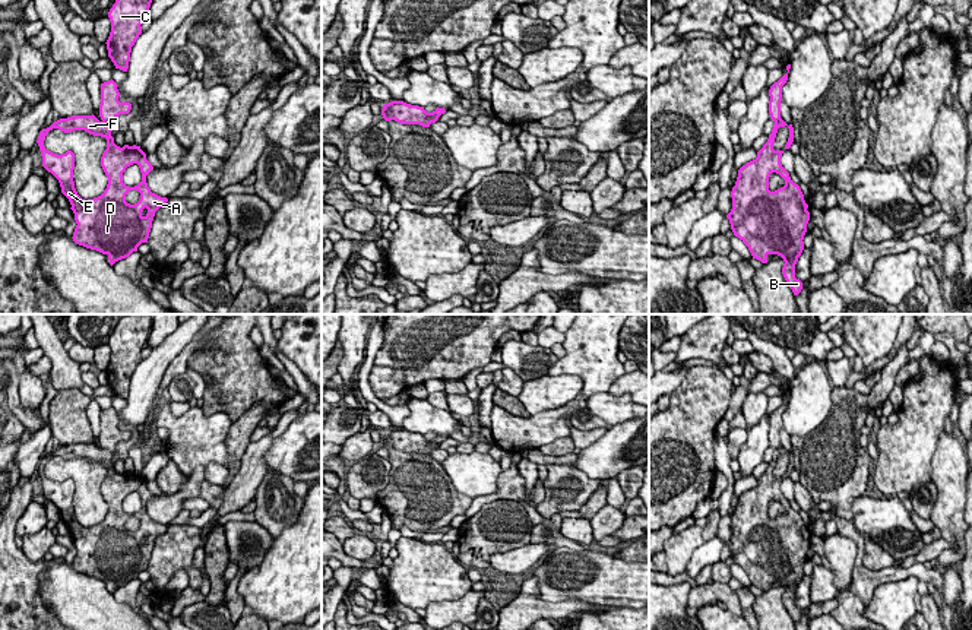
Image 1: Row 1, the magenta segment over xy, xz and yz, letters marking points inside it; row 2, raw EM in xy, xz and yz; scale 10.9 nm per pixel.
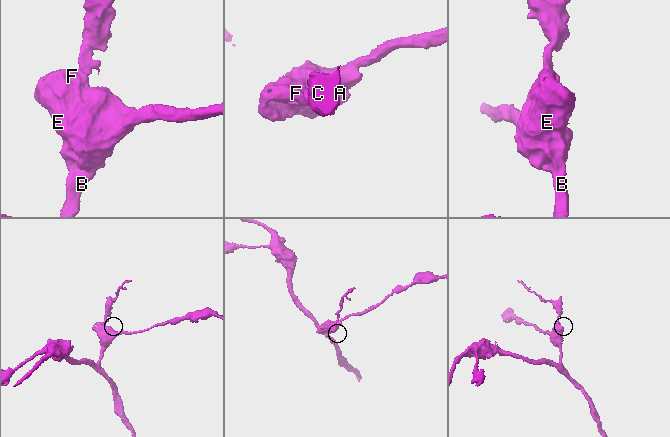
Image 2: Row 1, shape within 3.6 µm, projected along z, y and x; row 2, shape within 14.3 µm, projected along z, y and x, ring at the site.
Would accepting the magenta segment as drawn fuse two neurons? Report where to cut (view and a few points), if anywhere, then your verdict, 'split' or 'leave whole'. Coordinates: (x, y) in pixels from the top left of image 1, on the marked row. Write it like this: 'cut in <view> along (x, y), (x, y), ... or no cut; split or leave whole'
cut in xy along (103, 120), (111, 126); split

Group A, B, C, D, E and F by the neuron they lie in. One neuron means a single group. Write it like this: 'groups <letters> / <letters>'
groups A B D E F / C

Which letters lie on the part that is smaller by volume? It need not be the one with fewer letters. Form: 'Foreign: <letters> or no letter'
Foreign: C

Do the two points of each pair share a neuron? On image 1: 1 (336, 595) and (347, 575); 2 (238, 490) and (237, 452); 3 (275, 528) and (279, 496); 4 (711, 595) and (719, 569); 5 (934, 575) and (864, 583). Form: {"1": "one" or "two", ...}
{"1": "one", "2": "two", "3": "one", "4": "two", "5": "one"}

